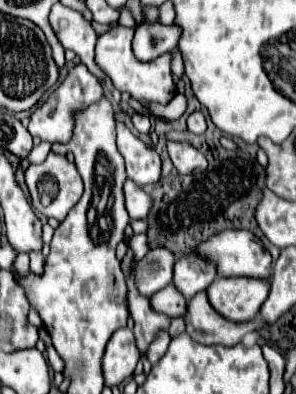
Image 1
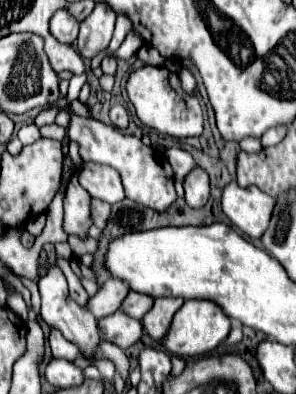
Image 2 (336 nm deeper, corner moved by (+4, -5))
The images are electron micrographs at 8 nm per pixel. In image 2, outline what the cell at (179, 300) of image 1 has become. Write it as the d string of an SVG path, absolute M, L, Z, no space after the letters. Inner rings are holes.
M116 311L104 319L100 319L100 329L108 341L118 345L120 349L126 349L142 339L144 325L138 319L132 319L130 315L124 315L124 311Z

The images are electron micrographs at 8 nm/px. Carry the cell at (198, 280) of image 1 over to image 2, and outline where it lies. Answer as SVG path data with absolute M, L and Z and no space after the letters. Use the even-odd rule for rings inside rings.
M130 291L122 303L122 311L128 313L130 317L142 319L152 309L152 303L154 303L154 299L150 295L140 295L140 293Z

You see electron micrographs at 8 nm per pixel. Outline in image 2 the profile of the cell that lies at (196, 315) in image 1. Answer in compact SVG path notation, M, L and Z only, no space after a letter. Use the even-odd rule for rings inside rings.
M156 299L154 307L144 315L142 323L144 323L144 331L156 339L162 341L170 329L172 317L174 313L182 307L182 299Z

